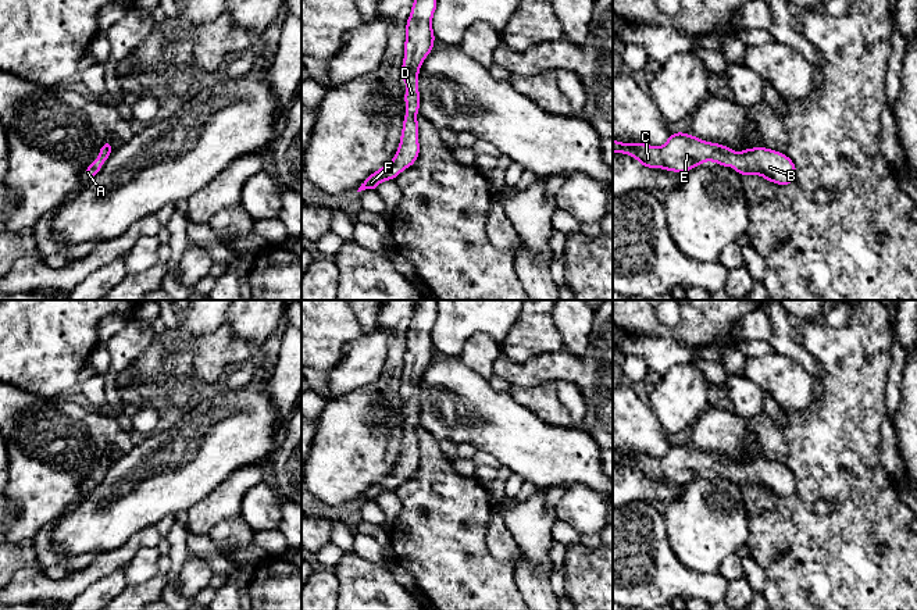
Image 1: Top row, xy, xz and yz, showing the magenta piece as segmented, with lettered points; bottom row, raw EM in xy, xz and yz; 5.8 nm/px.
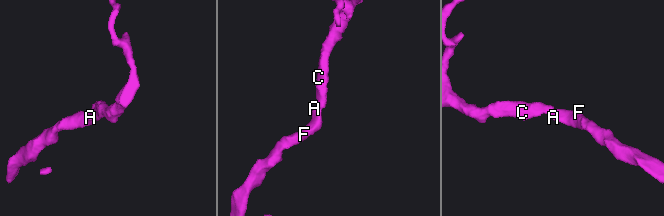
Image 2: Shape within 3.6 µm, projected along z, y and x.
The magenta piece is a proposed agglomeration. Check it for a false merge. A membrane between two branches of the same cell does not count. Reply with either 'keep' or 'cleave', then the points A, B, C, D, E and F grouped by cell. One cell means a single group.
keep; A B C D E F

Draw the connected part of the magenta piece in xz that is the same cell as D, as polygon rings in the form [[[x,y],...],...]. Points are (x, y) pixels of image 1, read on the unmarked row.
[[[415,300],[415,308],[410,328],[406,335],[404,371],[402,375],[403,393],[407,396],[404,414],[407,424],[403,431],[400,454],[393,471],[371,485],[358,499],[357,503],[377,497],[396,488],[406,479],[411,478],[420,465],[418,432],[420,421],[418,384],[433,360],[435,346],[432,342],[432,328],[436,321],[436,300]]]

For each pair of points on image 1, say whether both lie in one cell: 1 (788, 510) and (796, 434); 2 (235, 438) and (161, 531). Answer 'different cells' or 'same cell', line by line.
1: same cell
2: different cells

